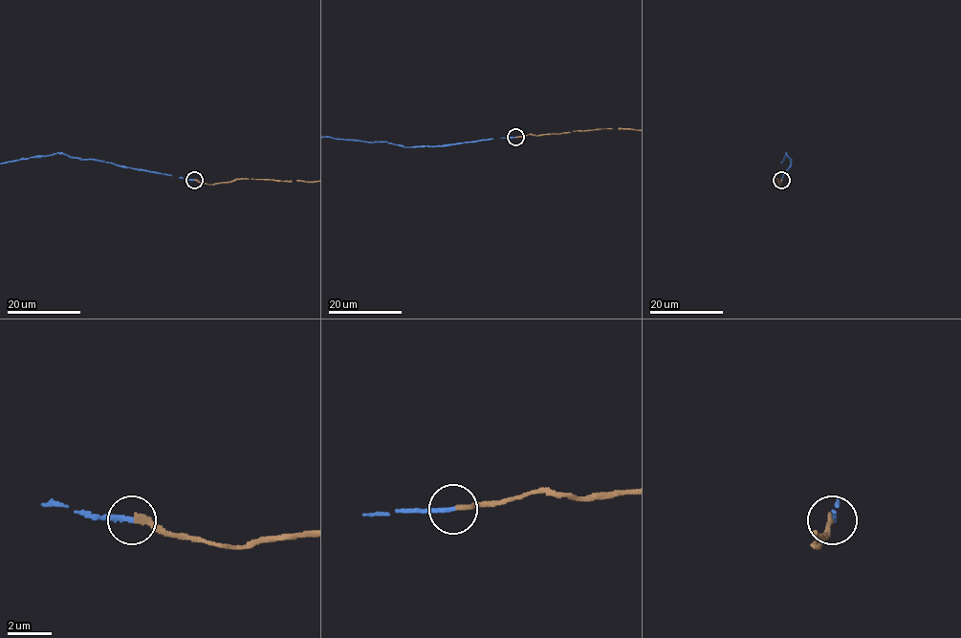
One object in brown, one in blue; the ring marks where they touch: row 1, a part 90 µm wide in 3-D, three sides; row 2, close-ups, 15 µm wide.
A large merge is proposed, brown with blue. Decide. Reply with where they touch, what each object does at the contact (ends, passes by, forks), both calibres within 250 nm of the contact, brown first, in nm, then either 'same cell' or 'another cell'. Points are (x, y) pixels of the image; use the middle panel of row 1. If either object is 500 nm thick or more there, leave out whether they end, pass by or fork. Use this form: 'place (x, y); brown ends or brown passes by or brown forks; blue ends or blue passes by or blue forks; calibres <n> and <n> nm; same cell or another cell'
place (515, 137); brown ends; blue ends; calibres 280 and 240 nm; same cell

